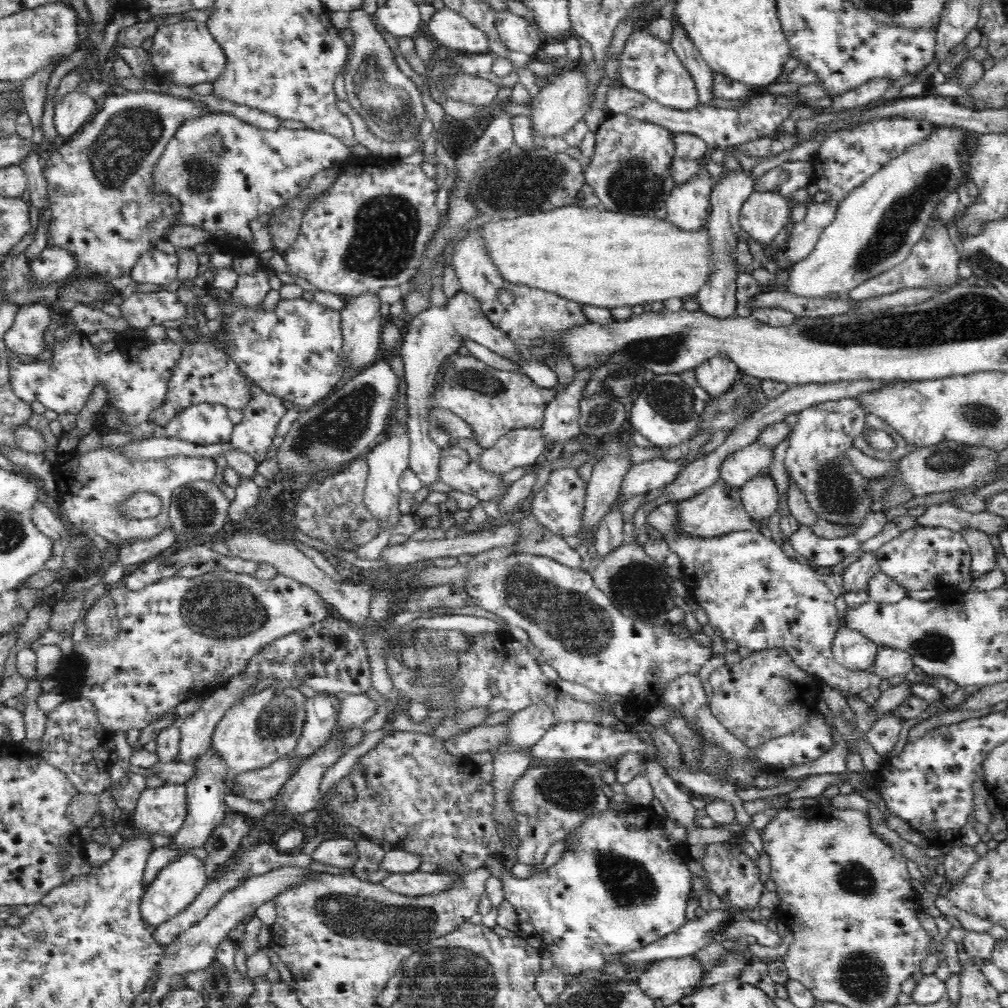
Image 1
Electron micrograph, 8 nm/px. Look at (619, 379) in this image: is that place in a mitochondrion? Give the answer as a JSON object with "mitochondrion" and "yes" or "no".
{"mitochondrion":"yes"}

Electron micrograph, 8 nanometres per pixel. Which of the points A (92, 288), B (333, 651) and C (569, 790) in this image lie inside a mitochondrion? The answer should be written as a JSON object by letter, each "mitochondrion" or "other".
{"A":"mitochondrion","B":"other","C":"mitochondrion"}

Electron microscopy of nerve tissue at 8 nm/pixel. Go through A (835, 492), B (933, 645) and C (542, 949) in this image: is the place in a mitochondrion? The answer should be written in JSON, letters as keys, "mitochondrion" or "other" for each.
{"A":"mitochondrion","B":"mitochondrion","C":"other"}

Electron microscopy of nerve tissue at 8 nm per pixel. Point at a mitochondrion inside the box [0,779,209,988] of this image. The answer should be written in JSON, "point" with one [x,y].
{"point":[38,938]}

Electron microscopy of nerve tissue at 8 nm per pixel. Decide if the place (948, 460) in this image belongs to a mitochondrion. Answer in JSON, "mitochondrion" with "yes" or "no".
{"mitochondrion":"yes"}

